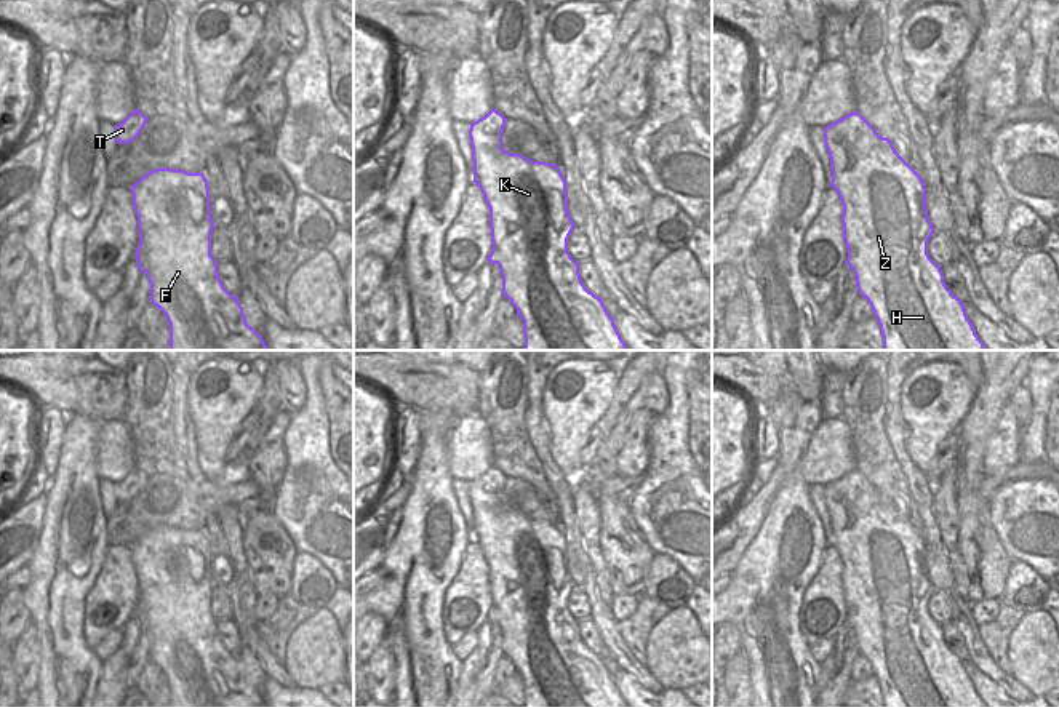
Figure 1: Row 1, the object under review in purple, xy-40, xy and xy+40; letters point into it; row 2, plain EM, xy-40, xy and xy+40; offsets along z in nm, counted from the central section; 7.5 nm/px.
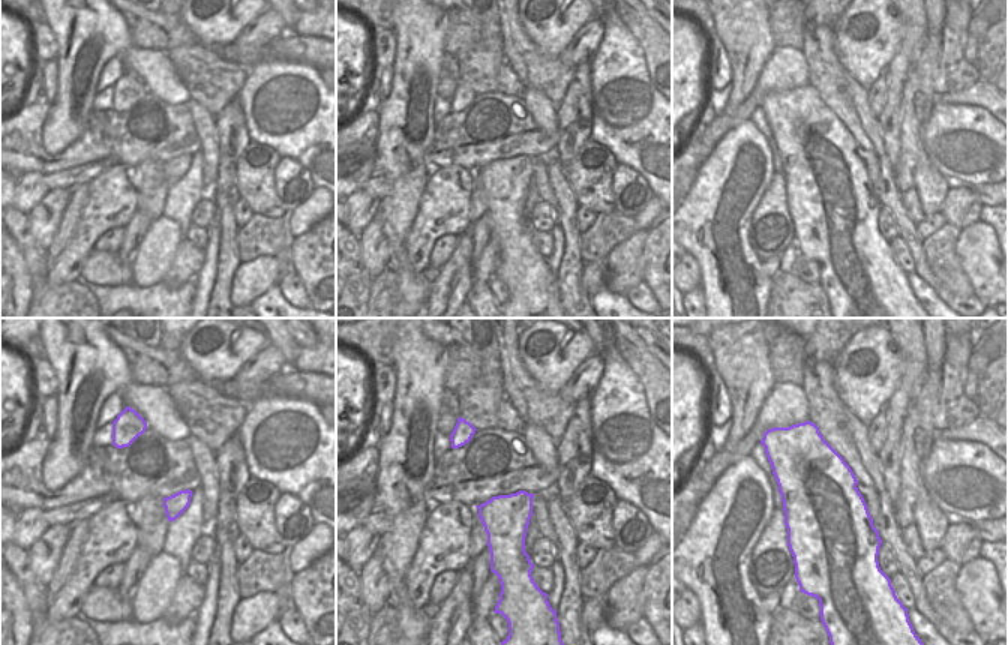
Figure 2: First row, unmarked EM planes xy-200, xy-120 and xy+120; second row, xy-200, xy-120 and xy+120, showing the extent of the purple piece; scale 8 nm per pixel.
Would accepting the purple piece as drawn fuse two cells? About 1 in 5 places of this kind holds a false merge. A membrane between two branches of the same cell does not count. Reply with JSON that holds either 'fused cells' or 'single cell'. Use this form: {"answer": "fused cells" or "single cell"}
{"answer": "single cell"}

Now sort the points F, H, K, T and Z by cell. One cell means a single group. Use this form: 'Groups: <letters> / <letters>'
Groups: F H K T Z

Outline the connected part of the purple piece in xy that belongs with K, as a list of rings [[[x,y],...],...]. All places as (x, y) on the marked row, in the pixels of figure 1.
[[[491,109],[485,117],[470,123],[474,181],[490,208],[493,250],[488,262],[499,266],[502,294],[523,320],[525,350],[629,350],[614,318],[608,314],[601,298],[585,288],[579,274],[579,262],[568,253],[568,238],[576,229],[569,210],[566,181],[557,163],[533,162],[522,154],[502,149],[506,117]]]

